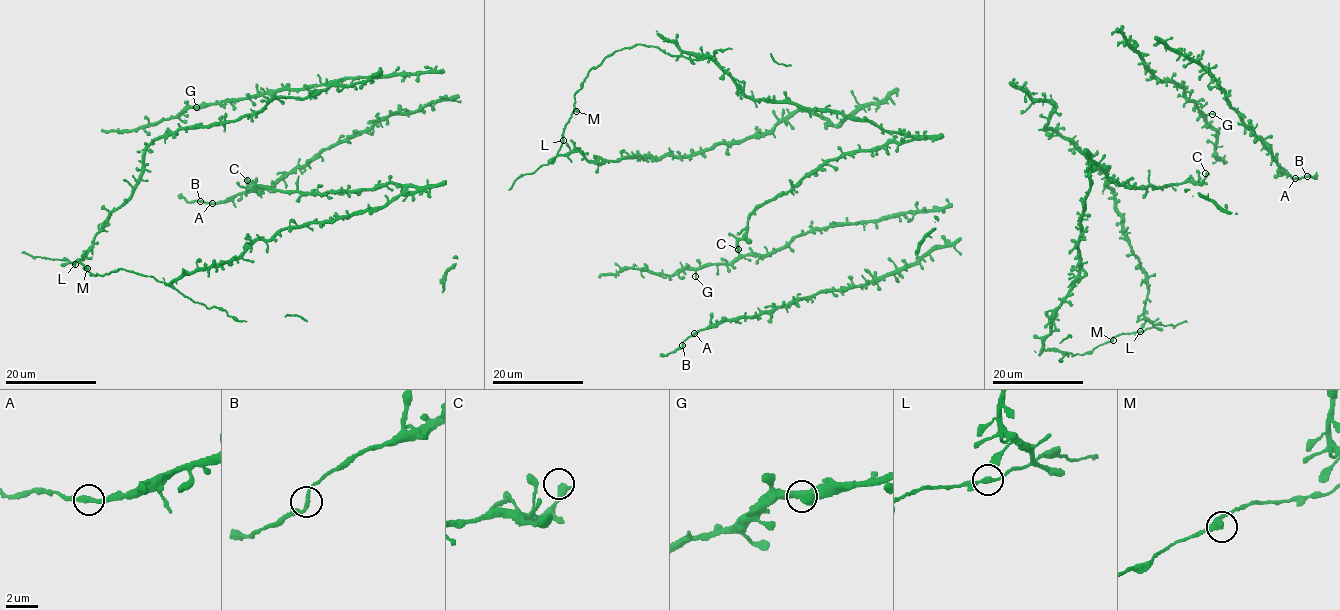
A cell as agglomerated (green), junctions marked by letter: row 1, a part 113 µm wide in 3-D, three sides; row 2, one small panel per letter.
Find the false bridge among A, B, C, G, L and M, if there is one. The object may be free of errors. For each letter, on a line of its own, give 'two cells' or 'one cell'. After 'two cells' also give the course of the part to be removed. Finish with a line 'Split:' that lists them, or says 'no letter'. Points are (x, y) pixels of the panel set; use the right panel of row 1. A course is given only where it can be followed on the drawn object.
A: one cell
B: one cell
C: one cell
G: one cell
L: one cell
M: one cell
Split: no letter

